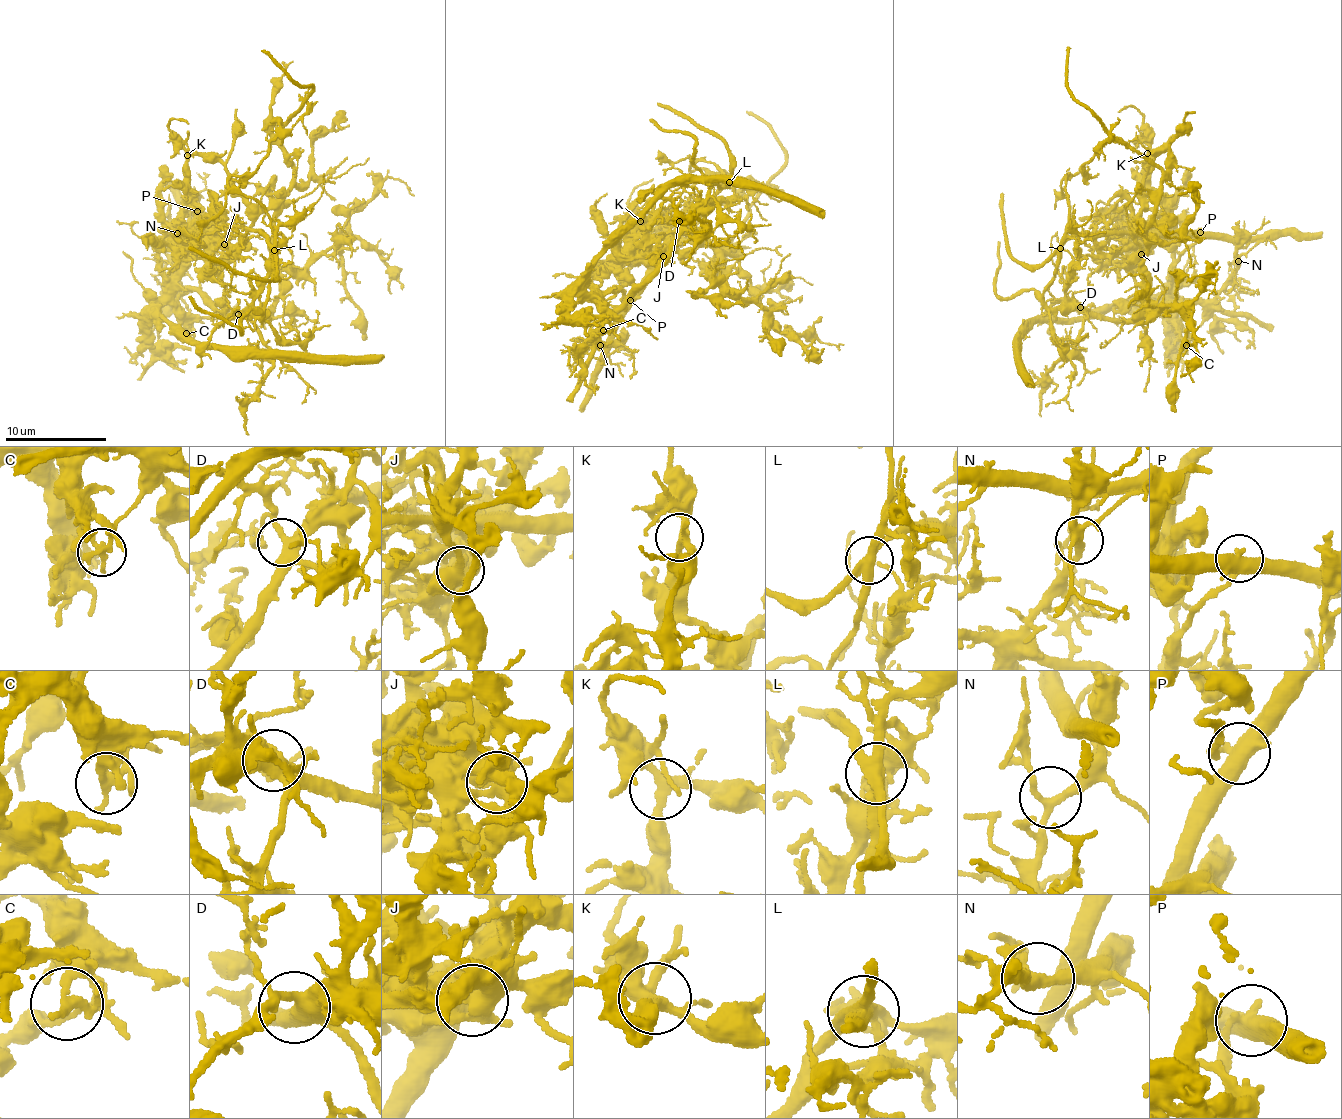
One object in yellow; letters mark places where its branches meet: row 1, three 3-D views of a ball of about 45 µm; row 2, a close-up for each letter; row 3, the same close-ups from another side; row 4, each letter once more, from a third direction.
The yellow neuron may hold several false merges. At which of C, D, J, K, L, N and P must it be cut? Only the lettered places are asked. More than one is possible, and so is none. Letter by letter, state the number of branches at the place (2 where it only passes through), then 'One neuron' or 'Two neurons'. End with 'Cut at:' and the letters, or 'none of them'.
C: Branches: 3. Two neurons
D: Branches: 4. One neuron
J: Branches: 4. Two neurons
K: Branches: 4. One neuron
L: Branches: 4. Two neurons
N: Branches: 3. One neuron
P: Branches: 4. Two neurons
Cut at: C, J, L, P

